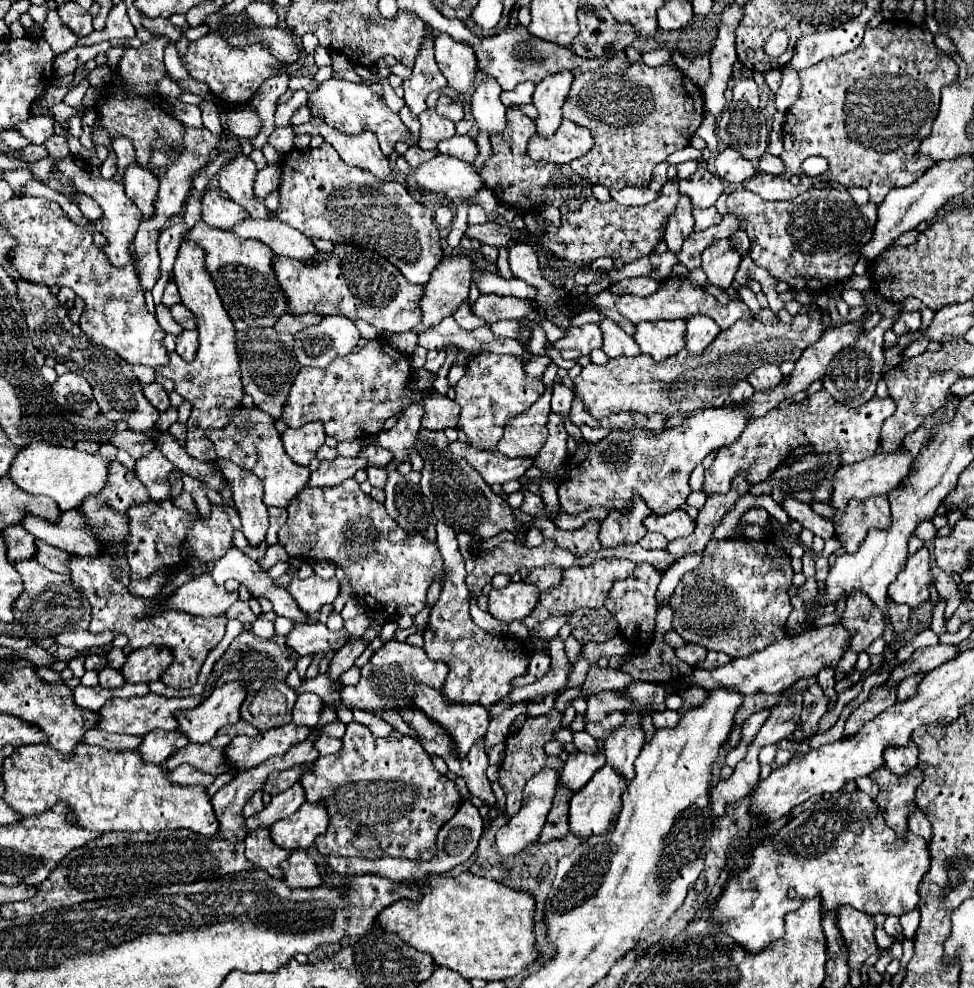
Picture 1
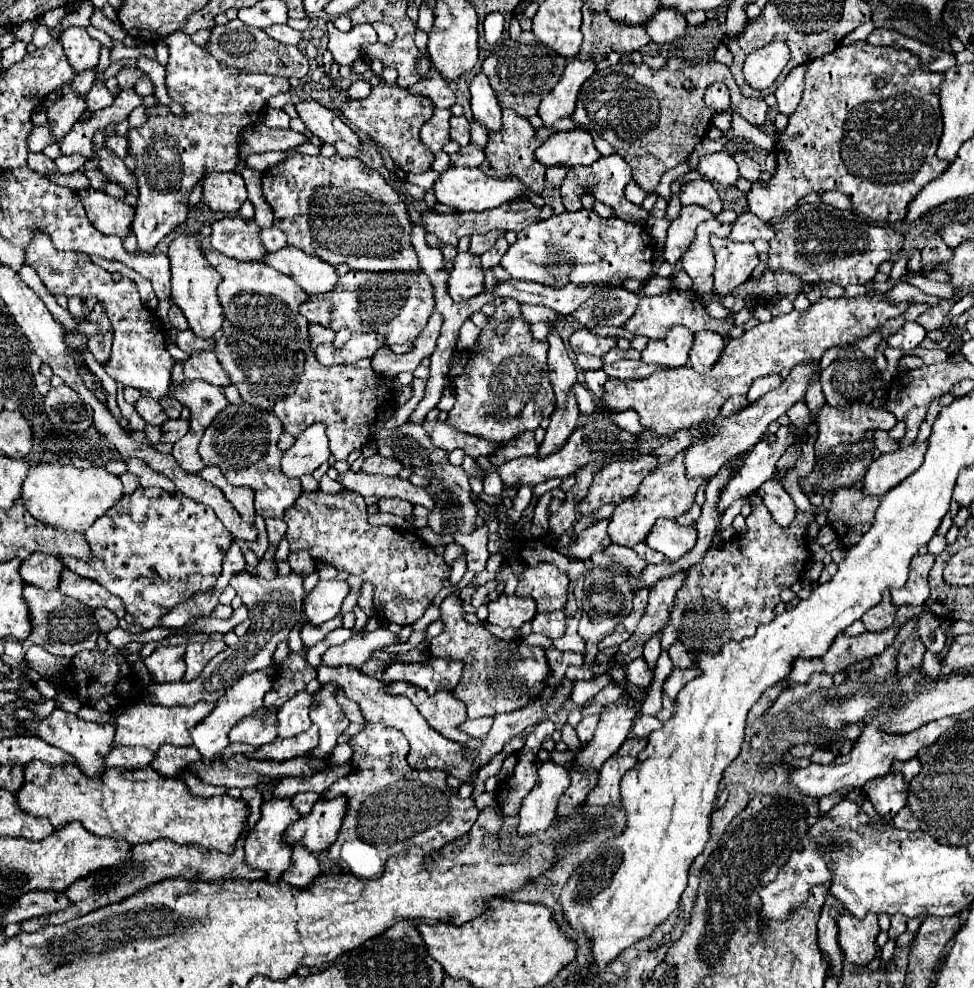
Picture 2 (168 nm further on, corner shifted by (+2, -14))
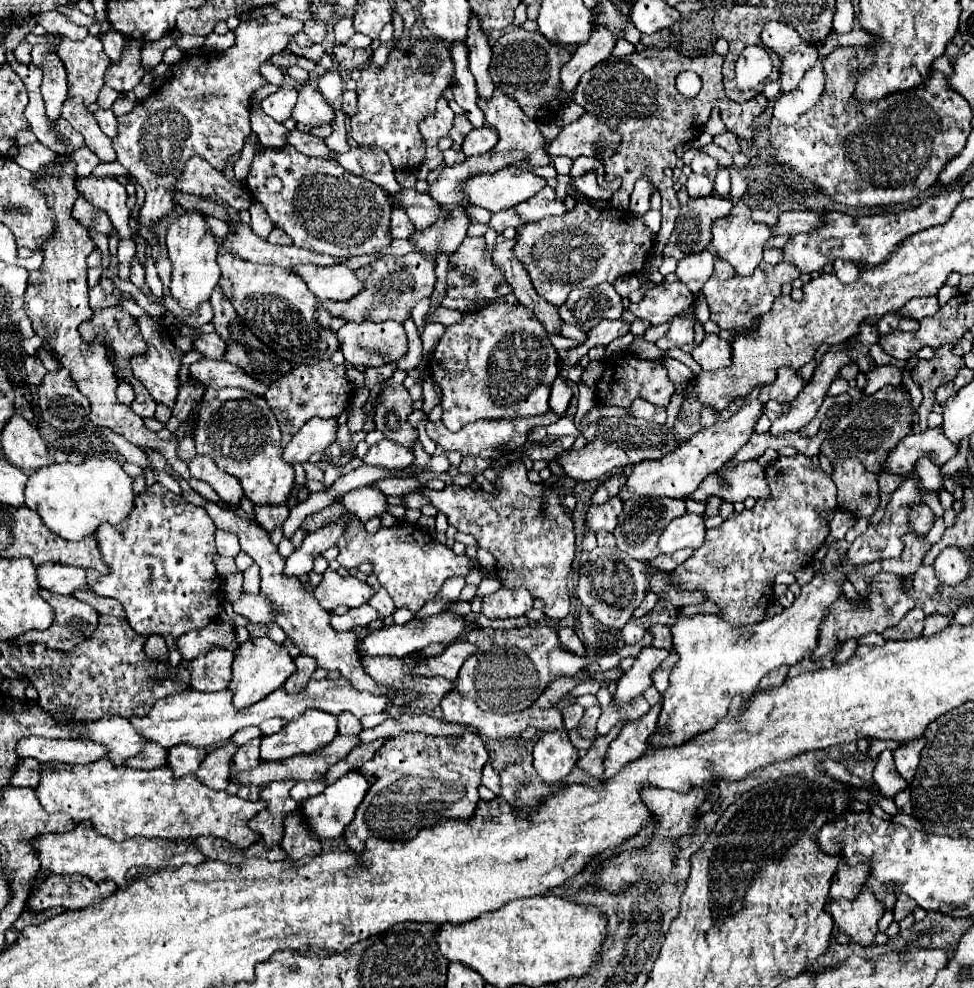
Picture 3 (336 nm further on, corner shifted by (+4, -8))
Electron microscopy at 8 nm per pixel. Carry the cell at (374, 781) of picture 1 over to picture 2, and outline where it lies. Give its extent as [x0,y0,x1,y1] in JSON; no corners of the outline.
[321,723,477,877]

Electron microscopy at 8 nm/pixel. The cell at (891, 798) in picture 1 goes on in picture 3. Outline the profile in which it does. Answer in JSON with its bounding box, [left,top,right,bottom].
[873,749,907,797]

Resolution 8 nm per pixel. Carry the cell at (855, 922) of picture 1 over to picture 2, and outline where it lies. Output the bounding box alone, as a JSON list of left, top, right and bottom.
[838,915,879,965]

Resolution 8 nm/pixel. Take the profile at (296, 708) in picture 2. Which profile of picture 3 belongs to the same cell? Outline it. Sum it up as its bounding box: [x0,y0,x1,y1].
[259,719,283,737]

